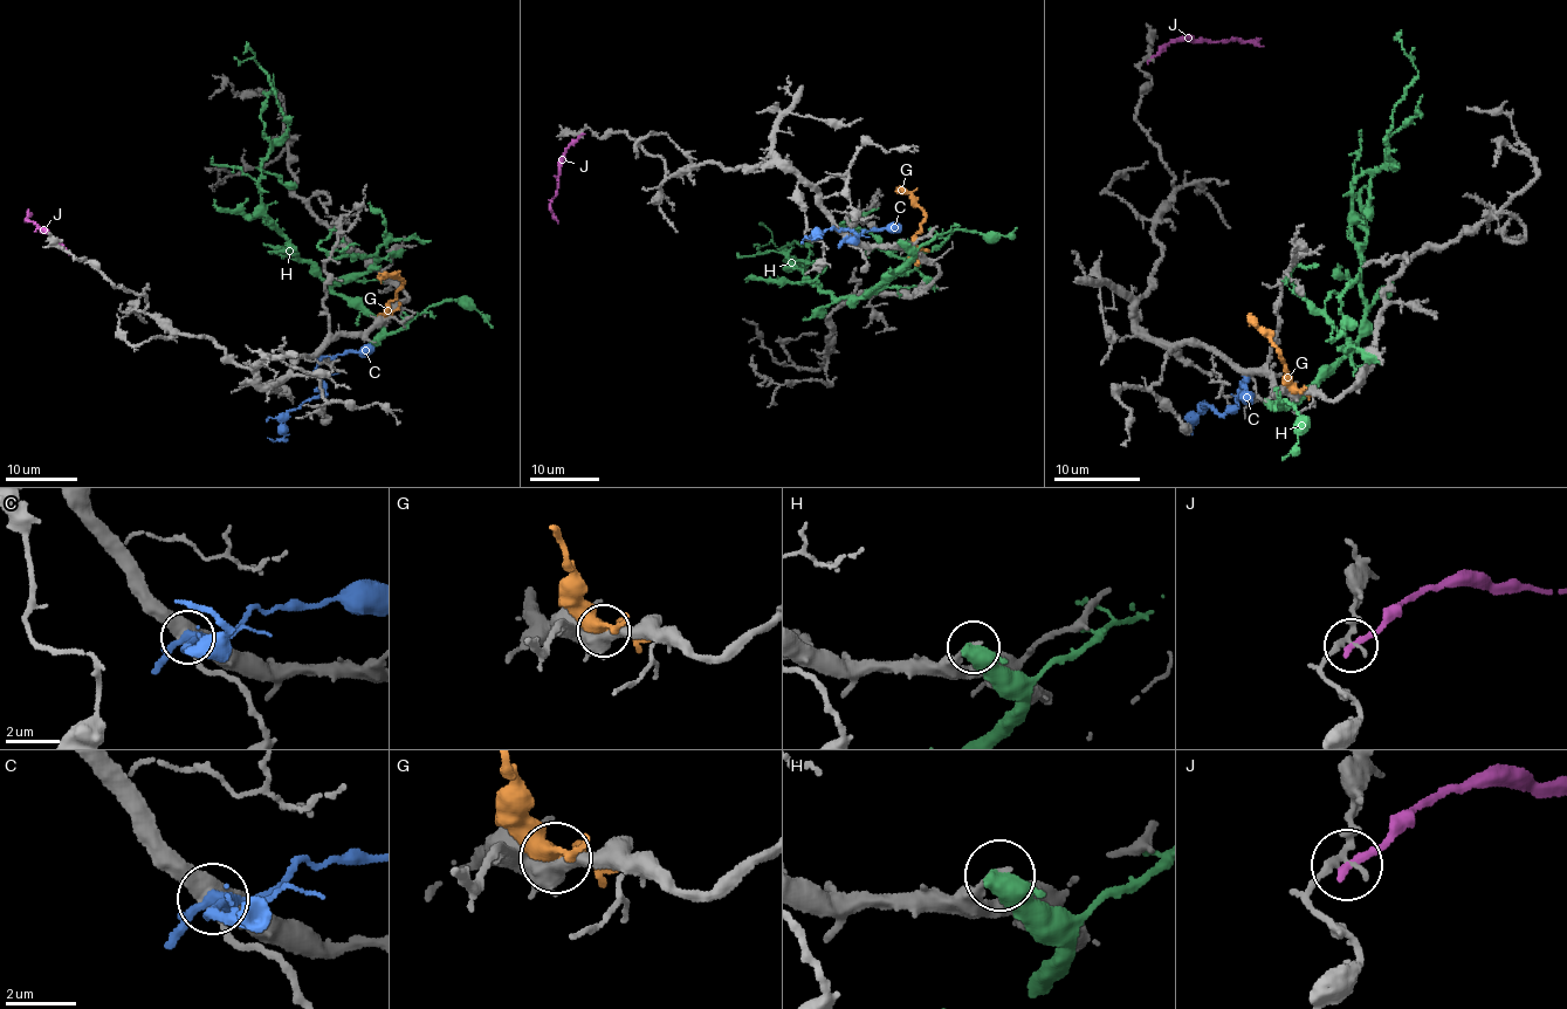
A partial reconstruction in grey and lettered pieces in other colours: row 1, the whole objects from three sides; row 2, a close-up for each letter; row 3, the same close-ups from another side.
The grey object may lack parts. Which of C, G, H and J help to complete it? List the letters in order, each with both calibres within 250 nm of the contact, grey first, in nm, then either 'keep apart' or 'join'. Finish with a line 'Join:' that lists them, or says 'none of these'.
C: 420/300 nm | keep apart
G: 460/380 nm | keep apart
H: 200/440 nm | keep apart
J: 200/240 nm | keep apart
Join: none of these

